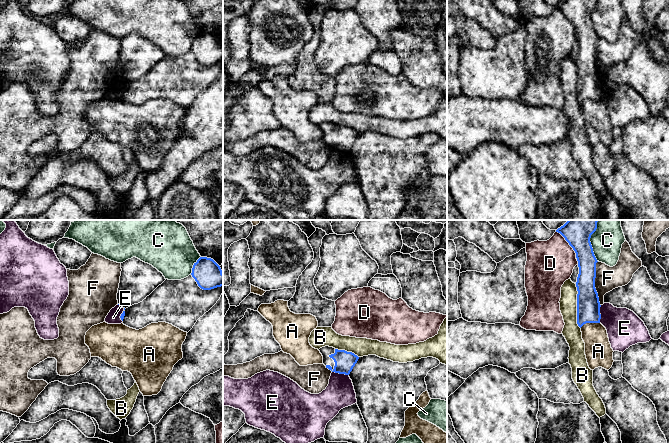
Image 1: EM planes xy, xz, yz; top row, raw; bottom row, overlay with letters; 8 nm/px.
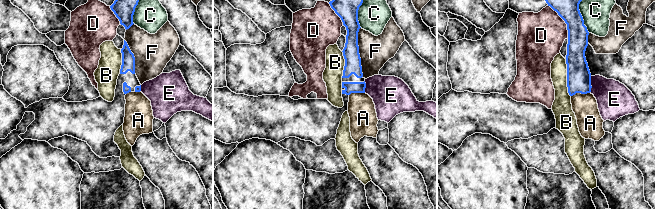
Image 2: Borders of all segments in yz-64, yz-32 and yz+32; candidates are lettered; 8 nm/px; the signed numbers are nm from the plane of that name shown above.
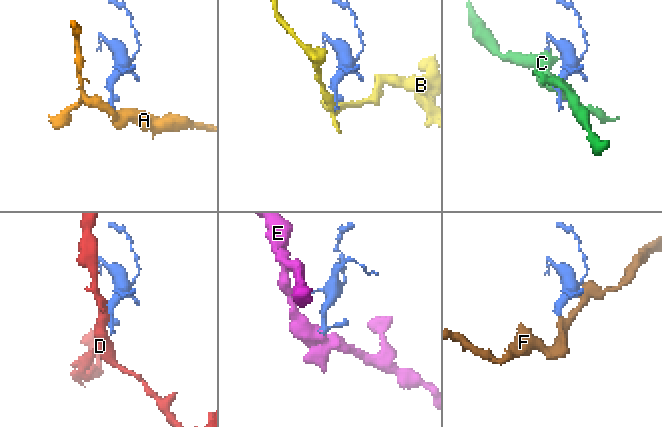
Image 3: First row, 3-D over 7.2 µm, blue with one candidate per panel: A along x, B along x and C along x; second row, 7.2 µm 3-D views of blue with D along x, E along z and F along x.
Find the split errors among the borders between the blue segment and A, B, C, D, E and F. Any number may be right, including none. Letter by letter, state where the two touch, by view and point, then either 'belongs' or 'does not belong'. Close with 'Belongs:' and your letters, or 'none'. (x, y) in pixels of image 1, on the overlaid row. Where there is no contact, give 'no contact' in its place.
A: yz (589, 322) | does not belong
B: yz (577, 306) | does not belong
C: yz (589, 241) | does not belong
D: yz (569, 244) | does not belong
E: yz (600, 314) | does not belong
F: yz (594, 283) | does not belong
Belongs: none

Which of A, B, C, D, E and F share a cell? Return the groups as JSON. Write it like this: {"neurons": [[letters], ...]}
{"neurons": [["A"], ["B"], ["C"], ["D"], ["E"], ["F"]]}

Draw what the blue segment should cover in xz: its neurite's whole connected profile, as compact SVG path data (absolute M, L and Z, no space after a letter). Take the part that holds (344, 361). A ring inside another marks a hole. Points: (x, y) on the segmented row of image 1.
M325 346L319 349L323 364L332 372L349 375L359 357L352 352Z

